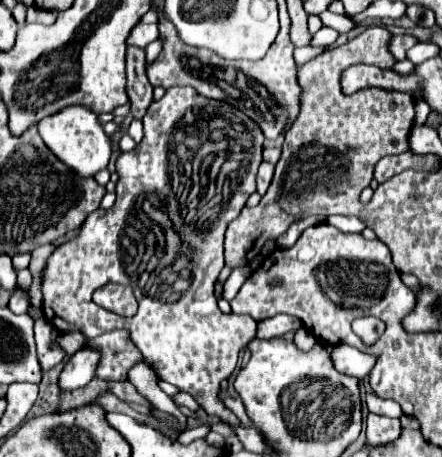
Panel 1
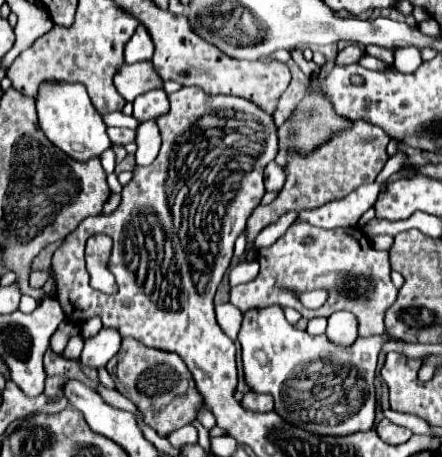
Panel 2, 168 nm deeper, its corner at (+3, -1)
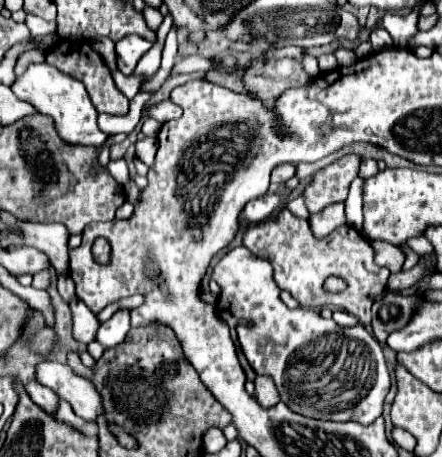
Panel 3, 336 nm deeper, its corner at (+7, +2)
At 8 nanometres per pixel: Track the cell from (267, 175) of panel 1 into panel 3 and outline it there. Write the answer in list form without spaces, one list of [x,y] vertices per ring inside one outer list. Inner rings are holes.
[[[283,163],[283,165],[277,165],[275,169],[273,169],[273,173],[271,173],[271,183],[285,183],[285,181],[289,181],[293,175],[295,175],[295,165],[291,165],[291,163]]]

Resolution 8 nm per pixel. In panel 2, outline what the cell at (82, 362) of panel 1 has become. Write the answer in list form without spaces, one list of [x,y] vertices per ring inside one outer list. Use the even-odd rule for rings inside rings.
[[[101,328],[99,334],[95,334],[93,338],[85,340],[85,346],[83,346],[79,362],[83,366],[95,368],[95,370],[103,368],[117,354],[119,344],[121,344],[121,336],[117,334],[117,330]]]

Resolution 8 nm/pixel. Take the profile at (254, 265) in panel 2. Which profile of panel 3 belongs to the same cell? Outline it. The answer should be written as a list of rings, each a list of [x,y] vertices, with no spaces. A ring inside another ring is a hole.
[[[235,247],[221,257],[221,261],[213,267],[211,275],[221,287],[217,299],[217,315],[237,331],[239,345],[257,371],[257,375],[271,375],[279,389],[281,401],[289,405],[299,415],[327,421],[361,421],[363,425],[371,425],[383,409],[385,395],[389,393],[389,369],[383,357],[383,349],[377,339],[361,325],[355,327],[339,327],[333,319],[325,319],[317,309],[289,309],[279,299],[279,287],[273,279],[273,267],[269,261],[253,255],[247,247]],[[239,319],[249,319],[255,325],[243,327]]]

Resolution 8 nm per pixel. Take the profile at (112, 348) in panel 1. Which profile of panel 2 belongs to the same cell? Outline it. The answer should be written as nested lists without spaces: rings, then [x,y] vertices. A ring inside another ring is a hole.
[[[123,338],[121,340],[121,350],[117,352],[117,356],[107,364],[107,372],[113,378],[119,378],[119,392],[125,394],[145,416],[143,420],[157,430],[159,436],[167,436],[171,430],[177,430],[189,422],[195,420],[195,412],[199,406],[203,406],[201,396],[197,396],[197,388],[193,384],[193,378],[189,376],[189,370],[185,368],[183,360],[177,354],[171,352],[157,352],[153,348],[147,348],[145,344],[141,344],[139,340],[133,338]]]

